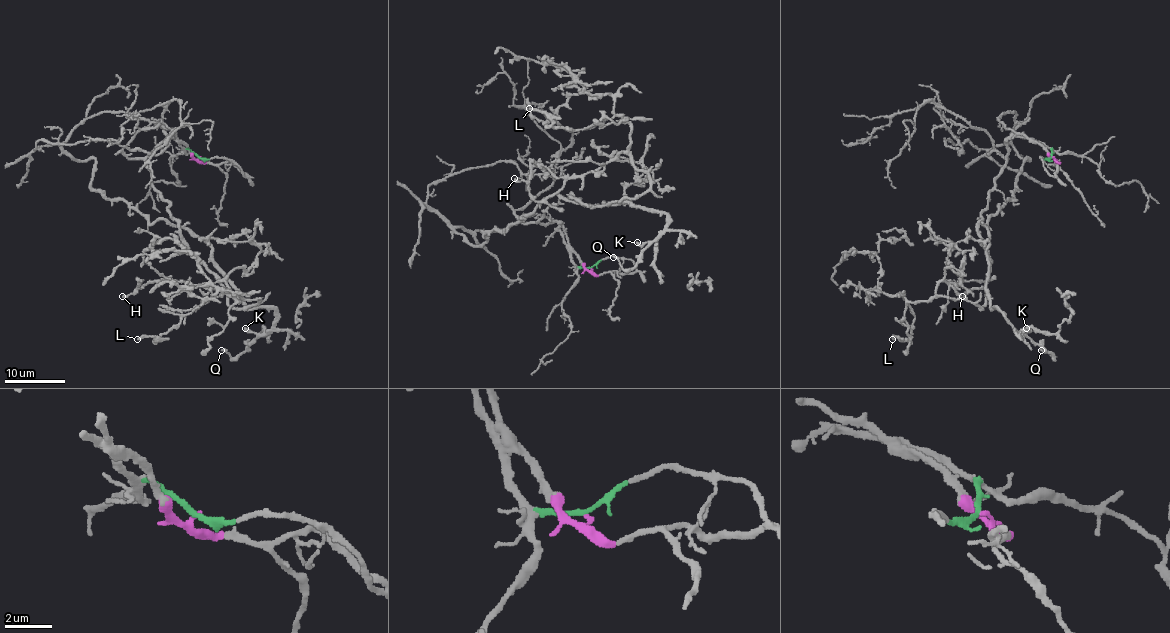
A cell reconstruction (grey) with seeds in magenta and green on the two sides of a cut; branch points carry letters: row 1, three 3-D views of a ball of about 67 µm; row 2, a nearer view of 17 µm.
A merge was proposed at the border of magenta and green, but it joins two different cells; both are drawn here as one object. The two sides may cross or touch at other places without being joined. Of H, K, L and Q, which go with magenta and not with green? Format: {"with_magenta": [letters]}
{"with_magenta": ["K", "Q"]}

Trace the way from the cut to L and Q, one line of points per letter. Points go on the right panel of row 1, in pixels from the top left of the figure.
L: (1051, 156), (1006, 141), (978, 222), (990, 264), (981, 308), (900, 293), (912, 334), (893, 340)
Q: (1052, 156), (1004, 112), (1030, 160), (1013, 198), (978, 219), (989, 303), (1054, 358), (1040, 350)

